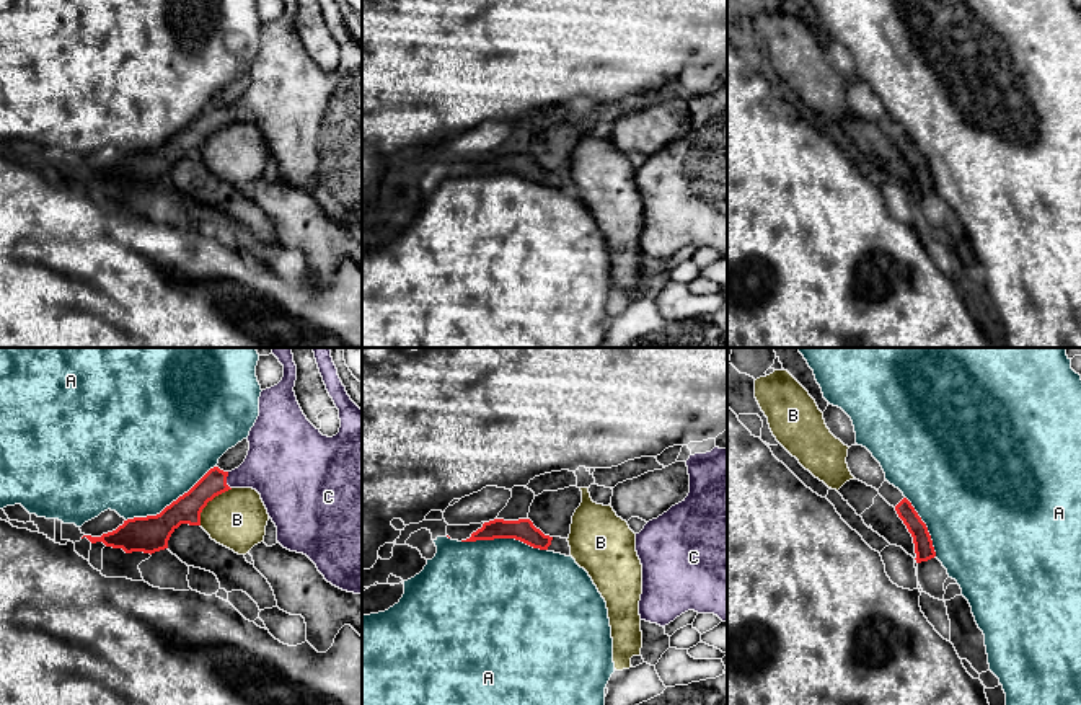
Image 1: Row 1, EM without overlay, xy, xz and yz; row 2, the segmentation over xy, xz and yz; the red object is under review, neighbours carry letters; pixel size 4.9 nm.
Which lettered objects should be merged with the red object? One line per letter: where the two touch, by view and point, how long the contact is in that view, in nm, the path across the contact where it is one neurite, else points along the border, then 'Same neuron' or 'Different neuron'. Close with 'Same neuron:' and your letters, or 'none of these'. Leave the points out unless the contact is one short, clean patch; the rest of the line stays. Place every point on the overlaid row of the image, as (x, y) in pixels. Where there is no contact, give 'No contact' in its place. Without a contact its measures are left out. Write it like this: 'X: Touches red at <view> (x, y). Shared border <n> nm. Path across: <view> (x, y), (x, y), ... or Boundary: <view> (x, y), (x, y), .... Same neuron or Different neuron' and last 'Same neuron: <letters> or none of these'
A: Touches red at xy (172, 503). Shared border 550 nm. Different neuron
B: Touches red at xy (209, 500). Shared border 240 nm. Boundary: xy (232, 488), (216, 495), (207, 503), (201, 513), (199, 524). Different neuron
C: Touches red at xy (225, 480). Shared border 90 nm. Path across: xy (186, 509), (214, 482), (225, 480), (274, 467). Same neuron
Same neuron: C

